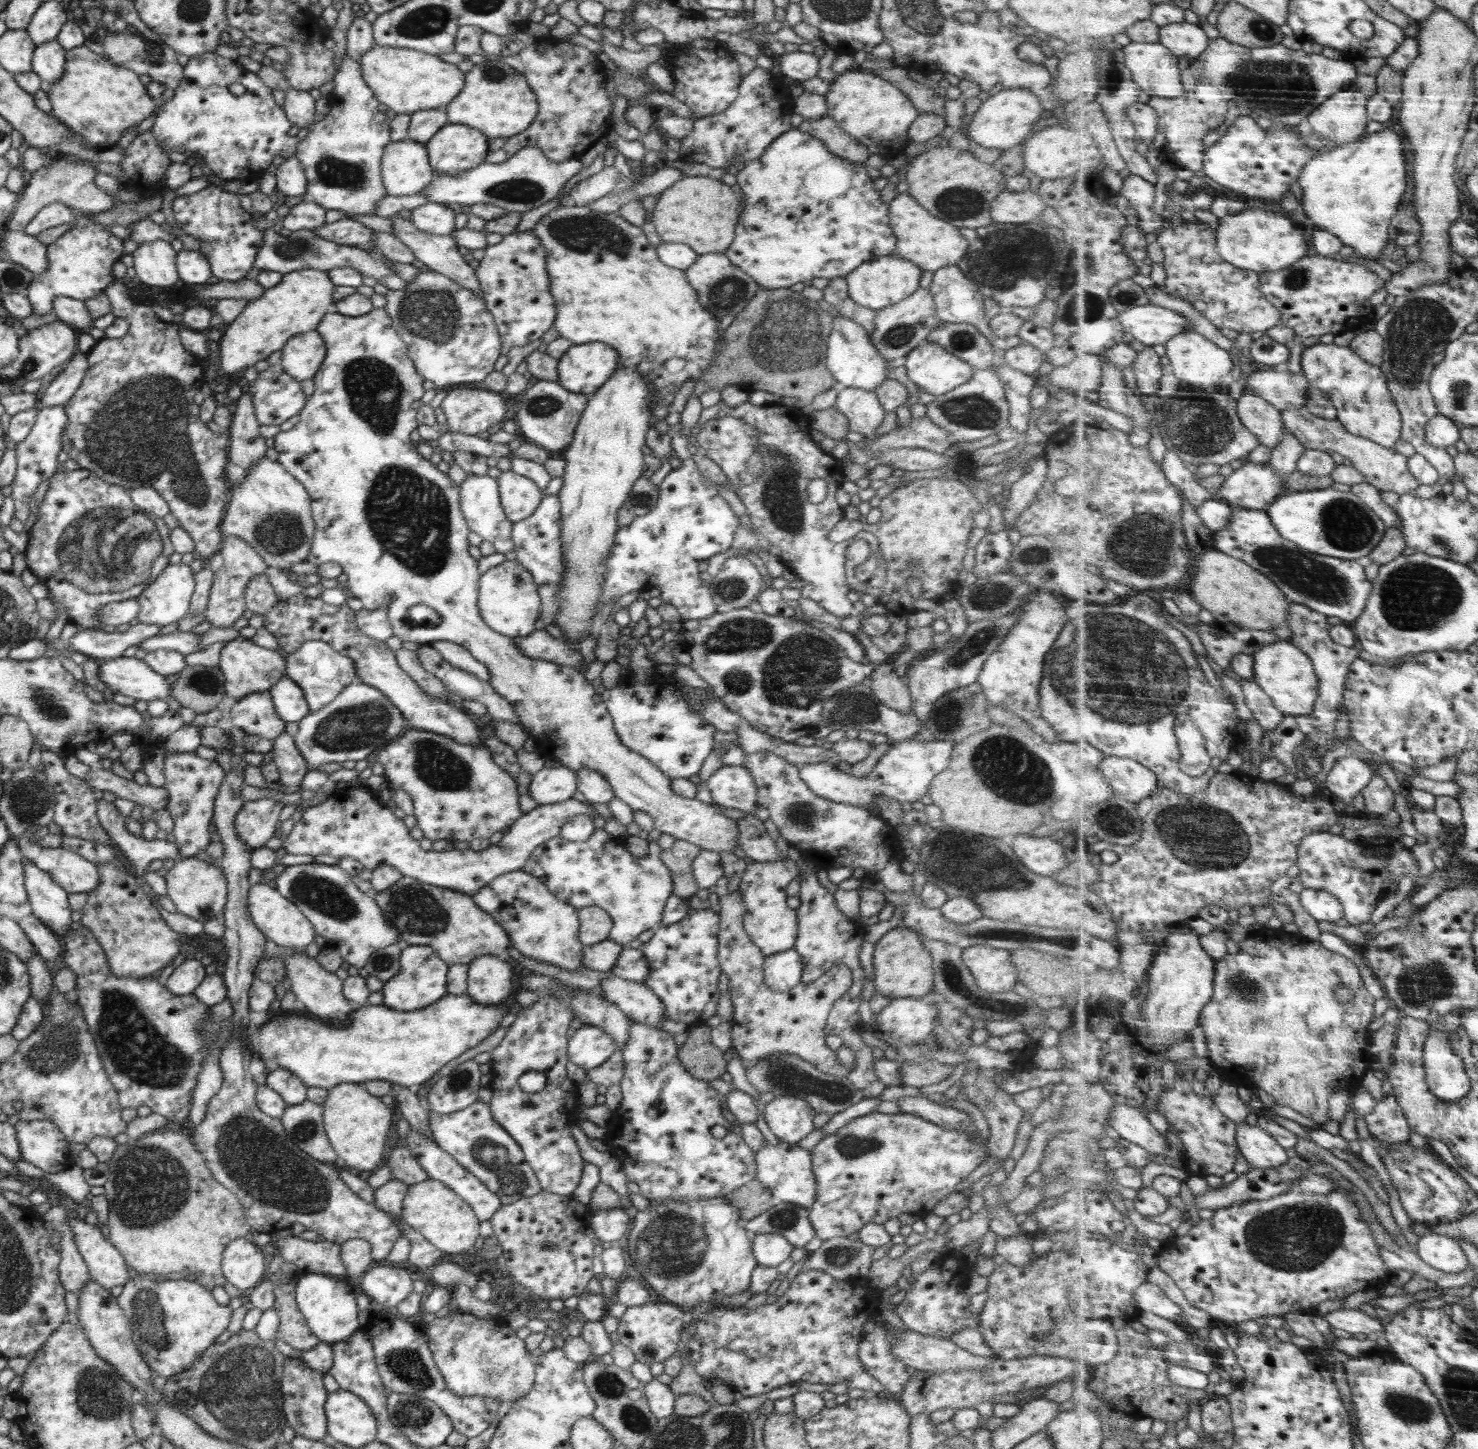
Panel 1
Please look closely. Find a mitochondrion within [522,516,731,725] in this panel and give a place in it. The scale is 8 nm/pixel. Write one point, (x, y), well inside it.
(700, 701)

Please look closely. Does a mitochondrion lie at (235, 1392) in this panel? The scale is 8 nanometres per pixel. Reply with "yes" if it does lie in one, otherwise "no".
yes

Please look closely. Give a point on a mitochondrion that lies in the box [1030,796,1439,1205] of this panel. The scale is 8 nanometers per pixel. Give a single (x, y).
(1206, 837)

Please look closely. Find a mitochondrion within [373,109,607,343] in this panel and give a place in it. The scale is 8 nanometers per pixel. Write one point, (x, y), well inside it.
(519, 191)

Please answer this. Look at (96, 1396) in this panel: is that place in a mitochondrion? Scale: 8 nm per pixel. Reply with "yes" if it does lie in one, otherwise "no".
yes

